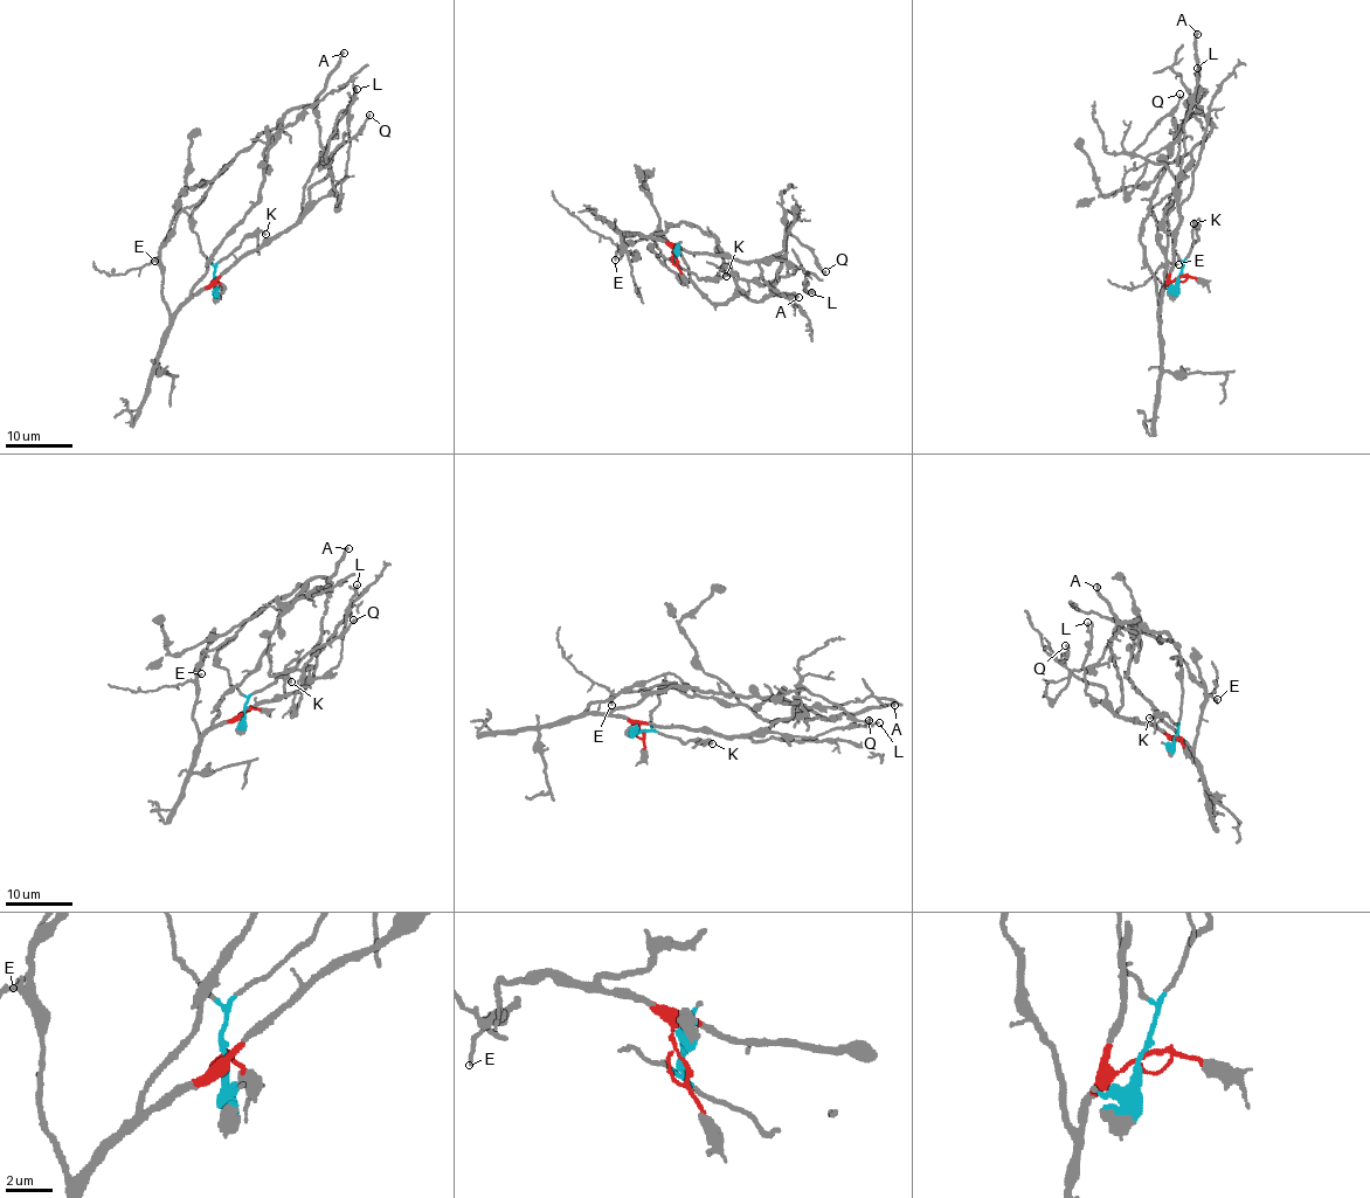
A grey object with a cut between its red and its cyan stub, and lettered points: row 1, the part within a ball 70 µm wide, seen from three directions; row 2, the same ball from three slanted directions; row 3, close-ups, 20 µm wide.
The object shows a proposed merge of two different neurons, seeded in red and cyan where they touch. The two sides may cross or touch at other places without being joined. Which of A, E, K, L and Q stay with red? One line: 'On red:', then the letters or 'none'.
On red: E, L, Q

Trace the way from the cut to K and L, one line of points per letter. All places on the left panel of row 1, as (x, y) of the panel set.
K: (214, 279), (216, 264), (246, 237), (261, 230), (267, 234)
L: (214, 279), (213, 283), (244, 255), (290, 229), (343, 179), (348, 139), (348, 106), (357, 89)

